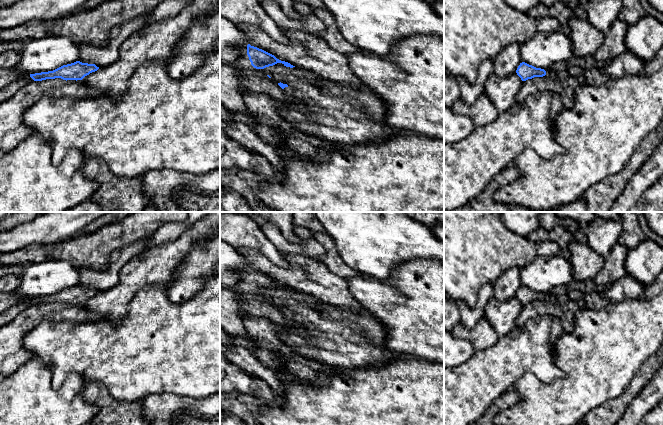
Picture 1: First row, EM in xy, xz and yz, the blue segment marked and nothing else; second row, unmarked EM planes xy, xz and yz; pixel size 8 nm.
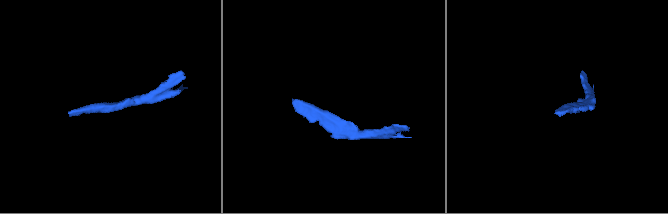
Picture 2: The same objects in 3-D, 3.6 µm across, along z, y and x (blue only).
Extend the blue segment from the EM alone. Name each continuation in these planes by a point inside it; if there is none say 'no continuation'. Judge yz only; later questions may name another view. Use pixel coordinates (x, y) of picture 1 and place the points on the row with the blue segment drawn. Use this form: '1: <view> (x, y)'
no continuation

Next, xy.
1: xy (12, 88)

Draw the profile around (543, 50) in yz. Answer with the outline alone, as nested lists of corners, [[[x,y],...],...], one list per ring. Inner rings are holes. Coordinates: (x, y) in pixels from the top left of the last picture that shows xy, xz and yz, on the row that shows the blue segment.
[[[538,32],[533,38],[520,44],[522,62],[548,70],[554,63],[567,61],[572,54],[572,40],[563,33]]]

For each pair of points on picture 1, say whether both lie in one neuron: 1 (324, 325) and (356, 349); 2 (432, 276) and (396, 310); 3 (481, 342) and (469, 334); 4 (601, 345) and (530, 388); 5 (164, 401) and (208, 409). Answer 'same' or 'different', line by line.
1: same
2: same
3: same
4: same
5: same

